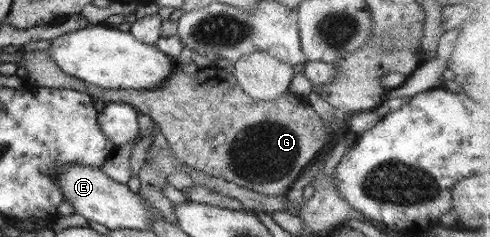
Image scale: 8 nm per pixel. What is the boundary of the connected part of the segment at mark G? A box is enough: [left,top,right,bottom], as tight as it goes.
[16,48,331,195]

